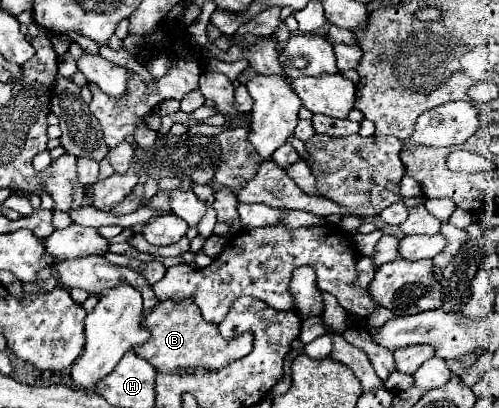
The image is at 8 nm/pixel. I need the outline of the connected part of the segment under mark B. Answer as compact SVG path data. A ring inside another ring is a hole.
M158 302L154 310L146 316L144 322L150 330L152 336L146 344L136 346L134 352L148 360L158 372L168 372L168 370L190 370L198 366L208 366L210 370L224 368L228 362L234 362L238 358L244 358L252 350L254 336L252 334L242 334L238 338L222 338L218 332L218 326L212 322L206 322L194 306L194 302Z

